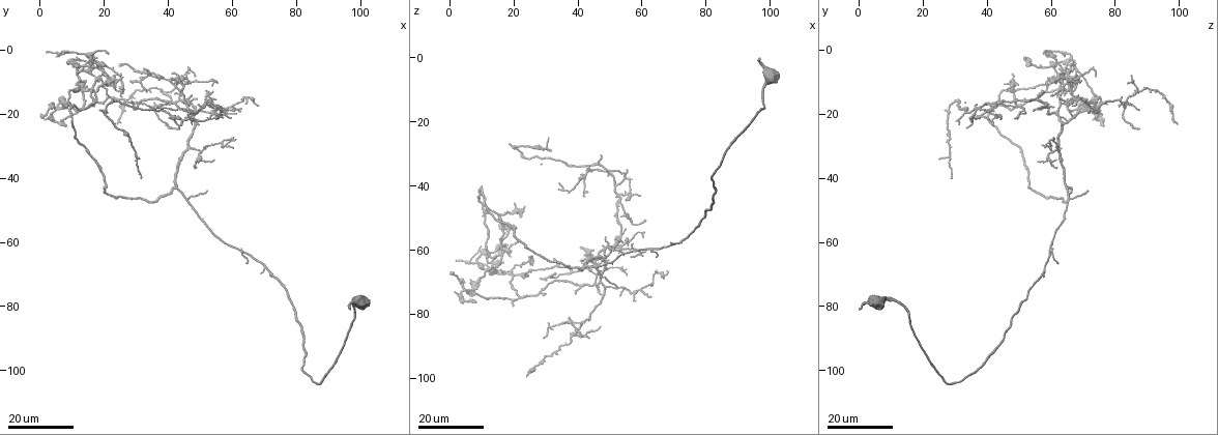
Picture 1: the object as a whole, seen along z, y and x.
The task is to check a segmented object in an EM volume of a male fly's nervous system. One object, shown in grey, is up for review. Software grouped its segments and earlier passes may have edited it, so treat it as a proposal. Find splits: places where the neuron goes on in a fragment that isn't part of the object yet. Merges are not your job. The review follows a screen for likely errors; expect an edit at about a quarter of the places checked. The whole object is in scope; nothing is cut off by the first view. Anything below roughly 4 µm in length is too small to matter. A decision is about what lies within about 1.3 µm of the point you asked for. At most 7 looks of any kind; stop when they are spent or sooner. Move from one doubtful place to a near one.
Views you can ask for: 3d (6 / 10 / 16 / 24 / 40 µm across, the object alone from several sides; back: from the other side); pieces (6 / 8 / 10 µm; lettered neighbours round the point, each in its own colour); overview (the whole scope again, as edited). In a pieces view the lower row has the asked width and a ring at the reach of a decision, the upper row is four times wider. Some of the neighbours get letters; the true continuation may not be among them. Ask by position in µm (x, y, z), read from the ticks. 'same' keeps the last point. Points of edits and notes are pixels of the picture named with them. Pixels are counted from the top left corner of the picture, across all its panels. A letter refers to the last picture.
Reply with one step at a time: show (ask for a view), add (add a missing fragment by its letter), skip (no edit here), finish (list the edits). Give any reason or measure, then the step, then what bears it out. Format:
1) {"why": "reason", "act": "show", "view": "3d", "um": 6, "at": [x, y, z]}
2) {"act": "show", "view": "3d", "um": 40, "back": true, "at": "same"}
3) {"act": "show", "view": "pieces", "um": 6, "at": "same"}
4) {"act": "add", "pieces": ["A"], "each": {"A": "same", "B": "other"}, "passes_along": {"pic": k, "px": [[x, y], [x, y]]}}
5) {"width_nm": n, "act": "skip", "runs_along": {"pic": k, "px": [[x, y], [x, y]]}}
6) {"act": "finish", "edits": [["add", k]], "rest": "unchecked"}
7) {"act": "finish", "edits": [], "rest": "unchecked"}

{"why": "thin end", "act": "show", "view": "3d", "um": 24, "at": [38.5, 17.0, 74.0]}

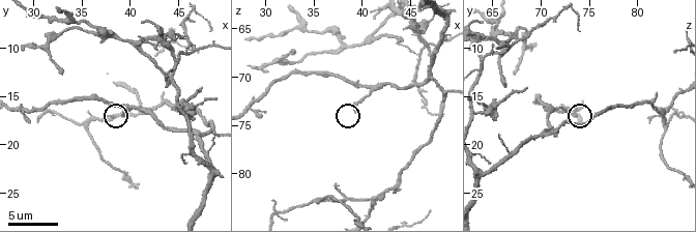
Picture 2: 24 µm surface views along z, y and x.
{"why": "what lies round it", "act": "show", "view": "pieces", "um": 8, "at": [39.4, 17.2, 73.4]}

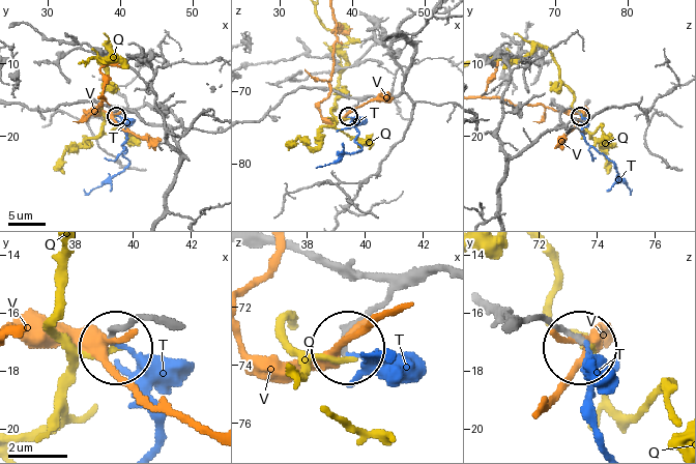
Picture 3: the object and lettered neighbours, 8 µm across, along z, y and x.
{"act": "add", "pieces": ["T"], "each": {"Q": "other", "T": "same", "V": "other"}, "passes_along": {"pic": 3, "px": [[157, 321], [135, 319], [113, 339], [140, 369], [157, 442]]}, "found": "the neuron continues"}

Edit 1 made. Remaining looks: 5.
{"act": "show", "view": "overview"}

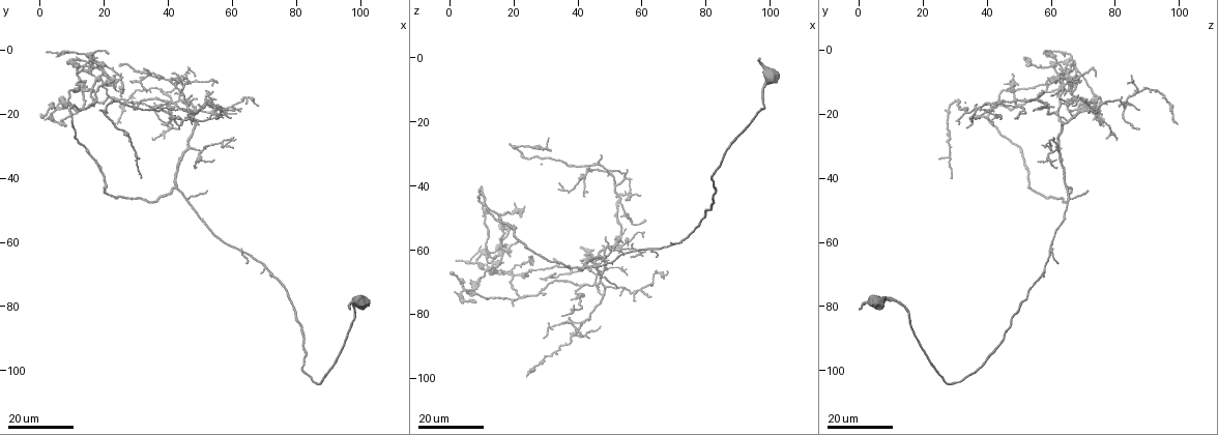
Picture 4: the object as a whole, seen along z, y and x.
{"why": "an open end", "act": "show", "view": "3d", "um": 24, "at": [24.5, 12.5, 67.0]}

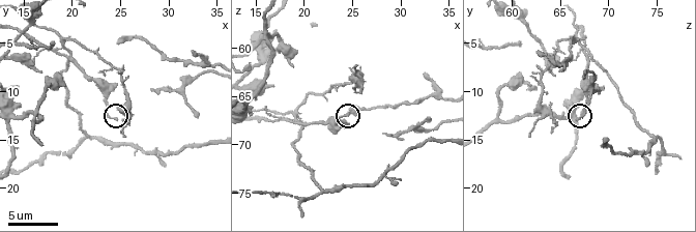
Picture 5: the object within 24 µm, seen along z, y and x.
{"act": "show", "view": "pieces", "um": 6, "at": [24.4, 13.0, 66.8]}

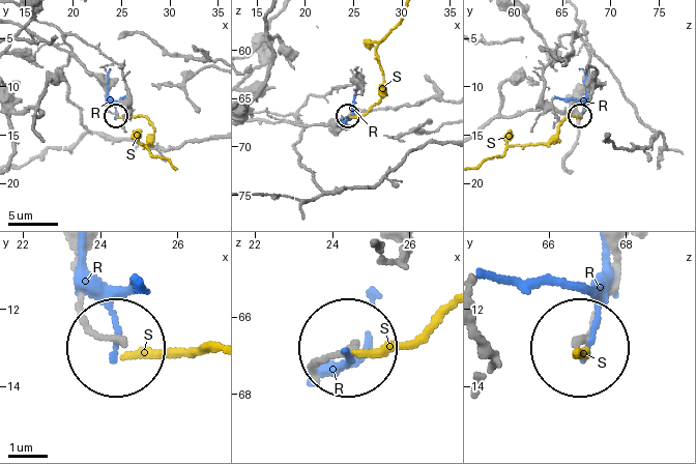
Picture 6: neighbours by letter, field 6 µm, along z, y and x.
{"act": "skip", "each": {"R": "other", "S": "other"}, "runs_along": {"pic": 6, "px": [[619, 251], [580, 340]]}, "found": "none of them fits"}

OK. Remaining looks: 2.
{"why": "an open end", "act": "show", "view": "3d", "um": 24, "at": [41.0, 9.5, 59.5]}

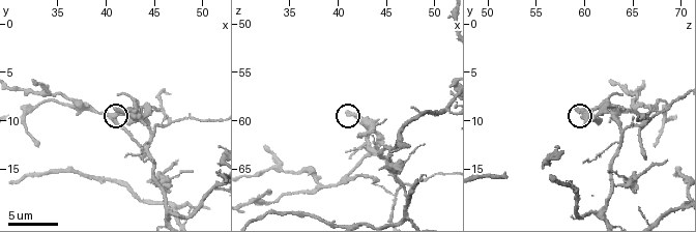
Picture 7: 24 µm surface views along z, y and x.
{"act": "show", "view": "pieces", "um": 8, "at": [41.2, 9.0, 59.0]}

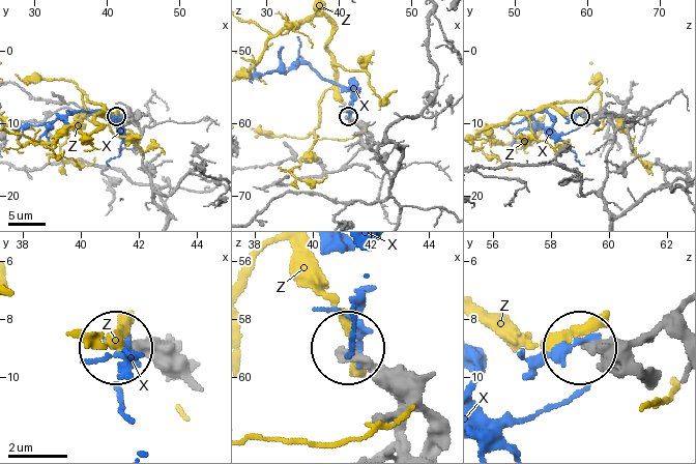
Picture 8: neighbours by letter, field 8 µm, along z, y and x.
{"width_nm": 270, "act": "skip", "each": {"X": "other", "Z": "other"}, "runs_along": {"pic": 8, "px": [[672, 337], [650, 331], [586, 344]]}, "found": "no lettered fragment goes on from it"}

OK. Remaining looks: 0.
{"act": "finish", "edits": [["add", 3]], "rest": "unchecked"}

